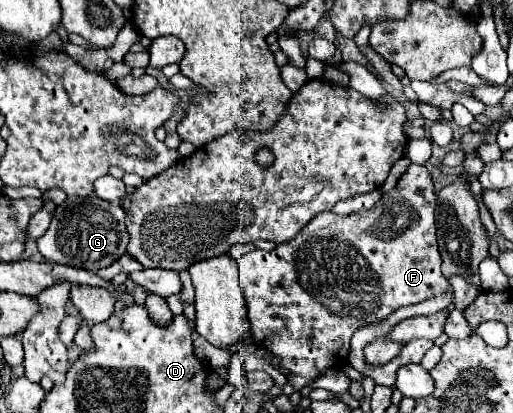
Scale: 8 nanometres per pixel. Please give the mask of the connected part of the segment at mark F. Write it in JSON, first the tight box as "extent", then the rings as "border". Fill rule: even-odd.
{"extent":[241,163,453,389],"border":[[[413,163],[395,189],[387,191],[373,209],[347,217],[331,211],[319,213],[291,241],[277,245],[273,251],[255,249],[241,257],[241,285],[247,299],[253,343],[279,357],[279,369],[295,389],[303,389],[329,367],[343,367],[349,341],[357,329],[389,317],[399,307],[453,291],[441,273],[435,207],[437,195],[431,175],[425,167]]]}

